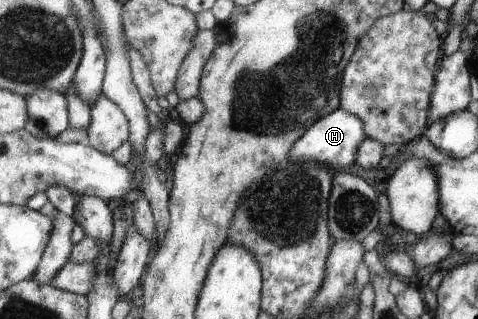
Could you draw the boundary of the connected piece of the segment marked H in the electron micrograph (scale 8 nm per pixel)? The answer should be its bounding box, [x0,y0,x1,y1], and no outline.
[289,108,368,170]

